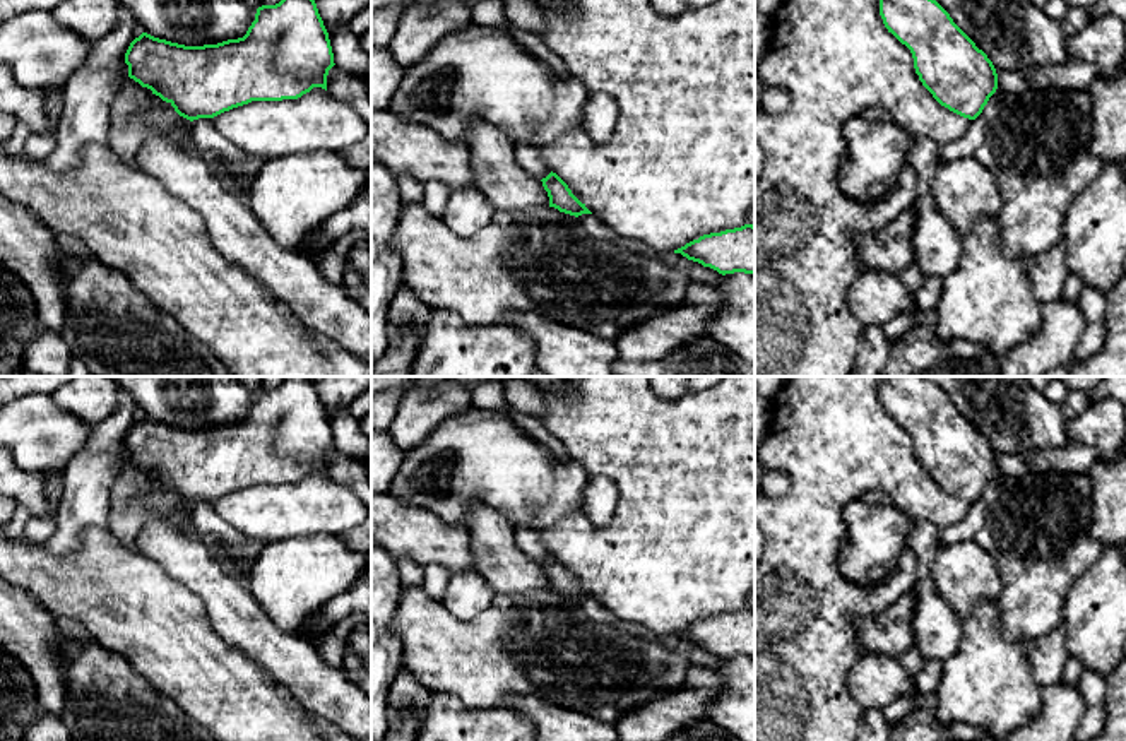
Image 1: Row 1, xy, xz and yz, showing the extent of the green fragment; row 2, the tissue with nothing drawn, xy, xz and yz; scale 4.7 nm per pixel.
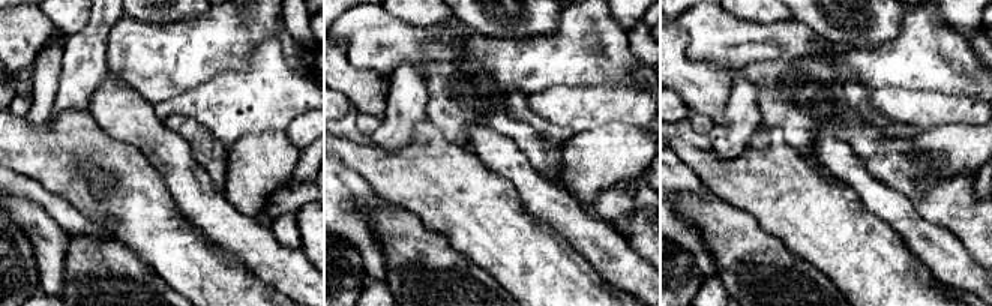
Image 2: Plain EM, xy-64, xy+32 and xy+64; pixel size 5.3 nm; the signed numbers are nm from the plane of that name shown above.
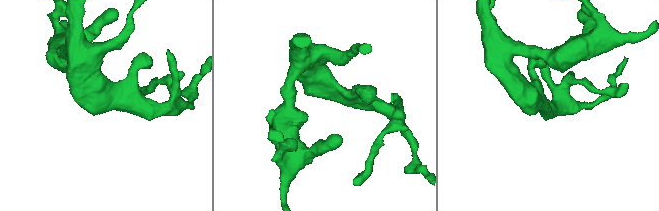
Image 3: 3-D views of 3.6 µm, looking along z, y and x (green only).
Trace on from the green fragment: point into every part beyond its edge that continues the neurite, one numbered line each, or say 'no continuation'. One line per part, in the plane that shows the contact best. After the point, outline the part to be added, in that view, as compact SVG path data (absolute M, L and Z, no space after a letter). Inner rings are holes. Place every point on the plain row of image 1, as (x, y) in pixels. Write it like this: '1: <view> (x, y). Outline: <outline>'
no continuation

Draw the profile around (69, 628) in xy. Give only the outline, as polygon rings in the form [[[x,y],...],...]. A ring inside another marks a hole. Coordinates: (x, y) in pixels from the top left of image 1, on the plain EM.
[[[55,618],[56,628],[62,637],[72,640],[72,642],[86,642],[92,637],[87,633],[87,630],[70,618]]]

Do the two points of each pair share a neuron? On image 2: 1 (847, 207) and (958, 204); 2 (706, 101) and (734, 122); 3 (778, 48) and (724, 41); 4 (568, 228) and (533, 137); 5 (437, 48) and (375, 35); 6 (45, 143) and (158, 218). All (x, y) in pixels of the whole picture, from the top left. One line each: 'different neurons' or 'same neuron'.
1: different neurons
2: different neurons
3: same neuron
4: different neurons
5: same neuron
6: same neuron

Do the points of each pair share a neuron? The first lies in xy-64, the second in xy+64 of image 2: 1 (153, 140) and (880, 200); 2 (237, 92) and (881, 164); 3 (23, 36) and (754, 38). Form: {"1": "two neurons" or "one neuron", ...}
{"1": "one neuron", "2": "two neurons", "3": "one neuron"}

